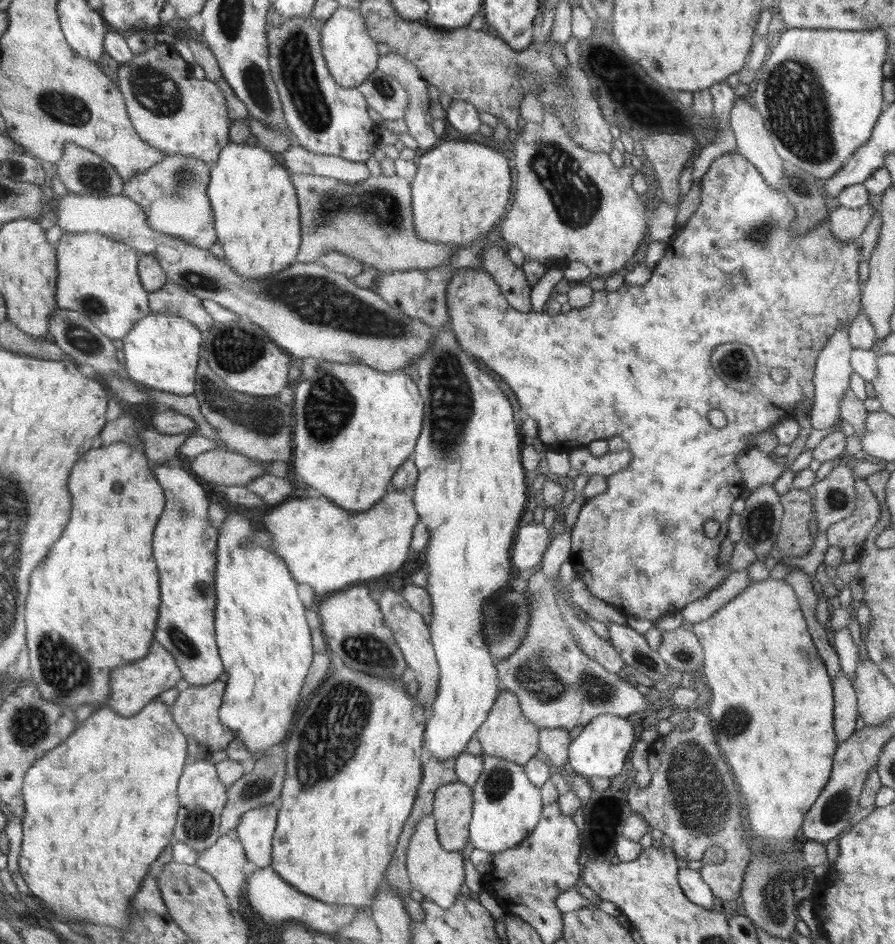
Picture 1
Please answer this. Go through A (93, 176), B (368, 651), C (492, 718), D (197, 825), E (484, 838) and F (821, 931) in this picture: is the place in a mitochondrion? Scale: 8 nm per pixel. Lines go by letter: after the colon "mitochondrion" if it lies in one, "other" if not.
A: mitochondrion
B: mitochondrion
C: other
D: mitochondrion
E: other
F: other

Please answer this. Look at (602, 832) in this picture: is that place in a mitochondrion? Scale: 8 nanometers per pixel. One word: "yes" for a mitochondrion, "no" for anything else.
no

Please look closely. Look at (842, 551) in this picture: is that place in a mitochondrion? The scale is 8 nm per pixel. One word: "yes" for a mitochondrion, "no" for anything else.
no

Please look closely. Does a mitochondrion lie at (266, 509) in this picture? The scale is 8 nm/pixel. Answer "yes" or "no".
no

